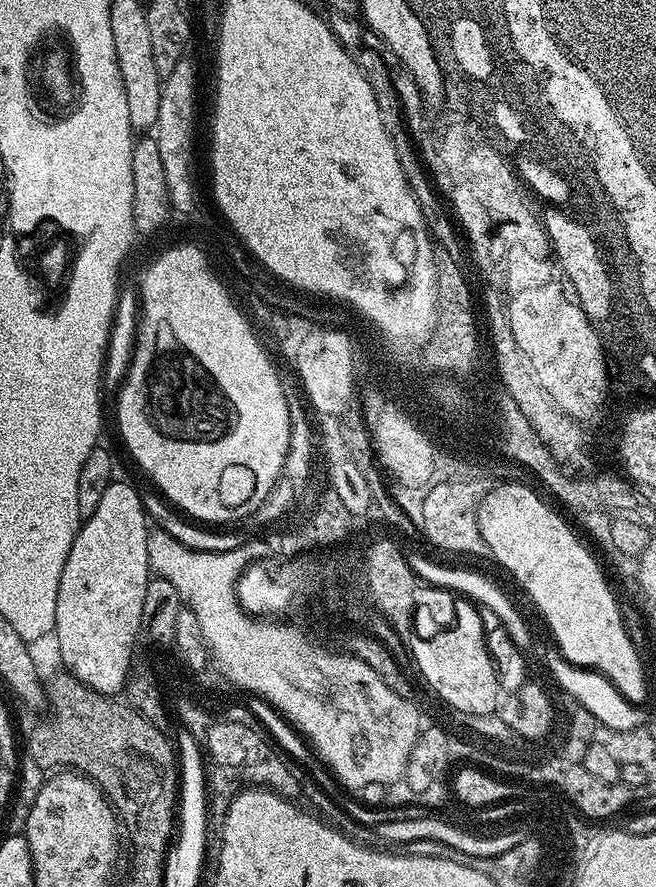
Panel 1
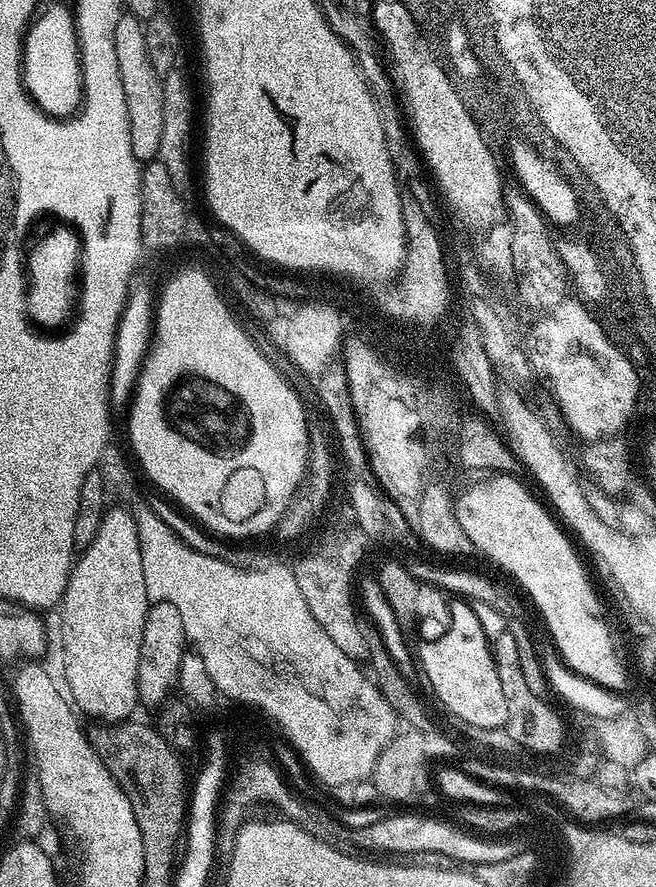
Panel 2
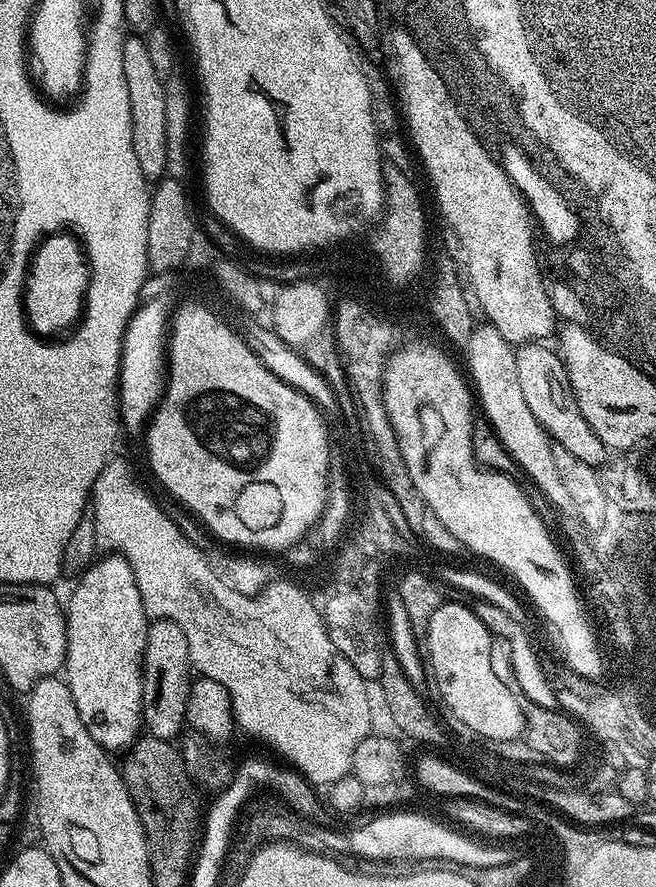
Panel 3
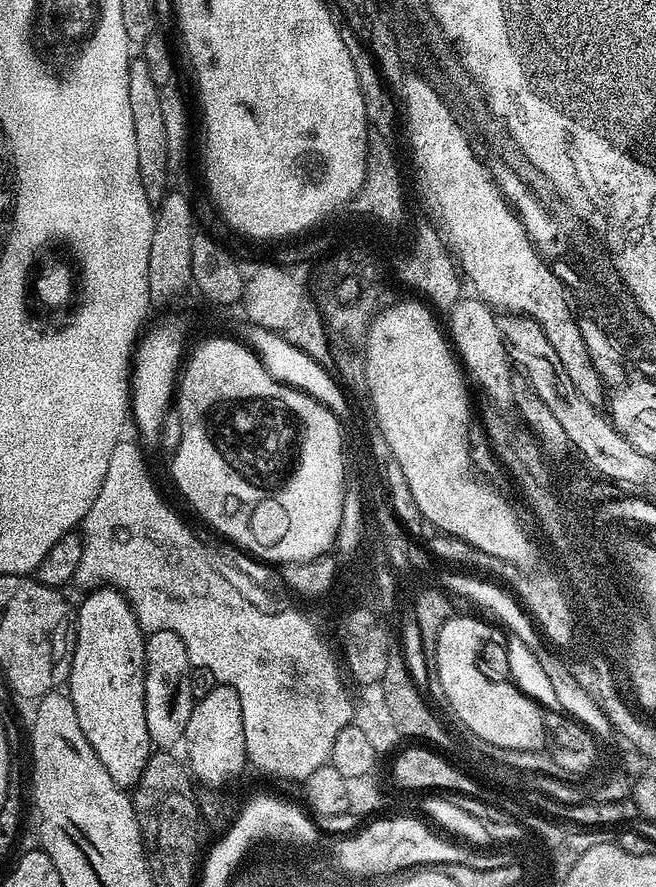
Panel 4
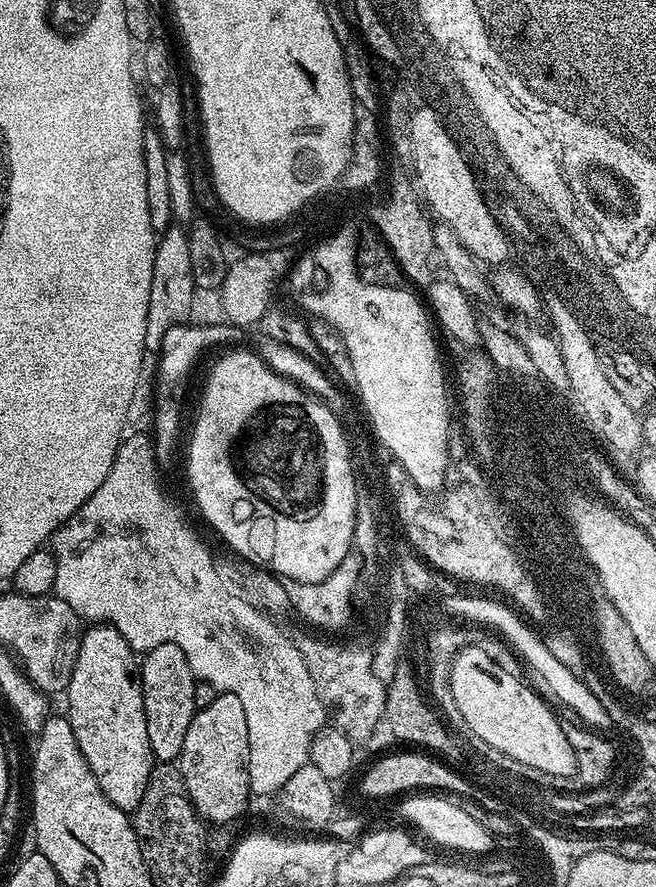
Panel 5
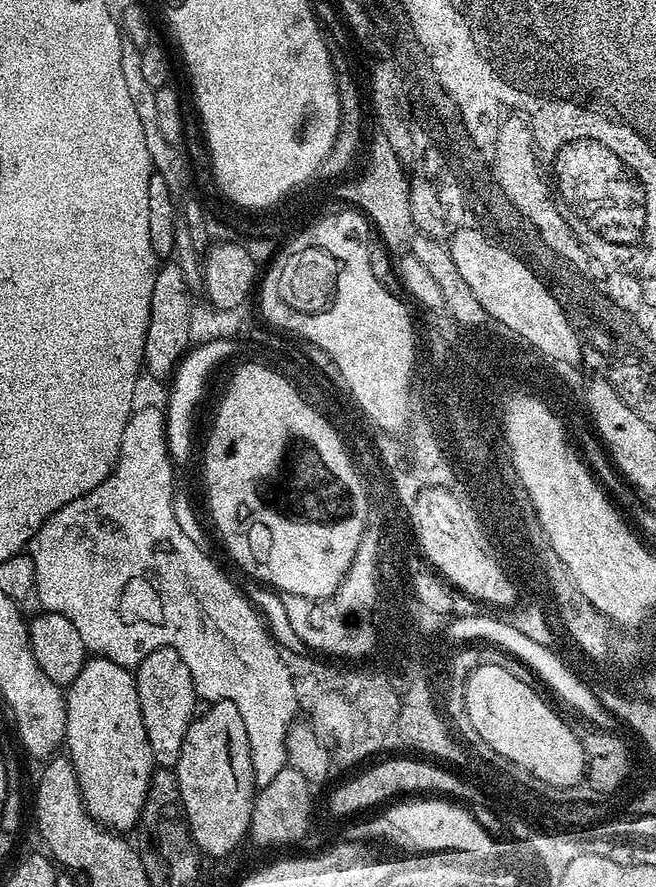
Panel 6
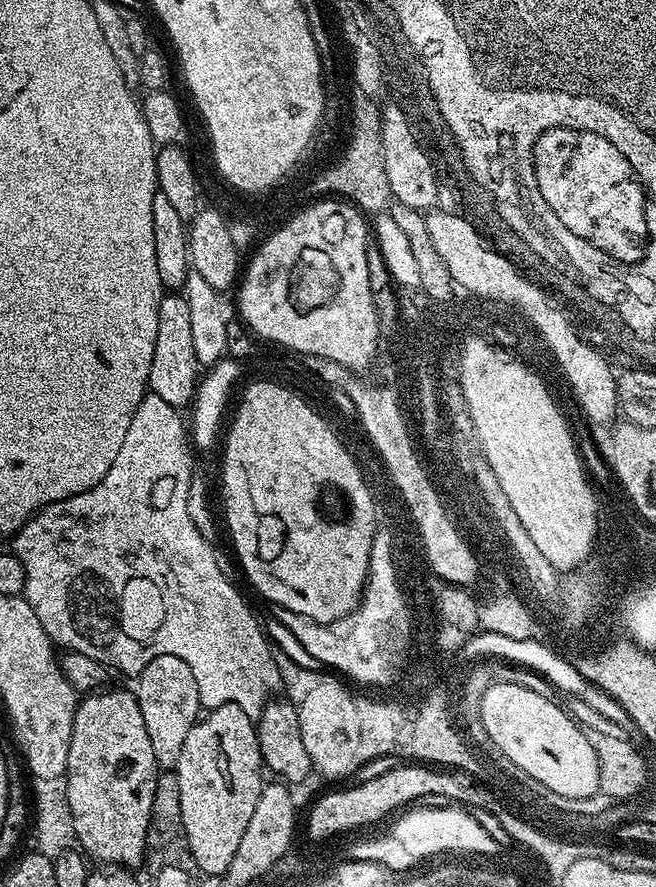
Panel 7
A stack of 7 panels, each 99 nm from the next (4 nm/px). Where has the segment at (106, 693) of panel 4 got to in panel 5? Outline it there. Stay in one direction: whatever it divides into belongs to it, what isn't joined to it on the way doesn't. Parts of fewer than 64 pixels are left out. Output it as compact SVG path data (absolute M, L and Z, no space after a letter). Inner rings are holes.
M107 623L88 629L80 637L80 649L66 691L66 715L78 738L78 746L106 798L129 814L135 813L154 767L150 734L146 734L146 710L140 685L137 653L118 630Z

